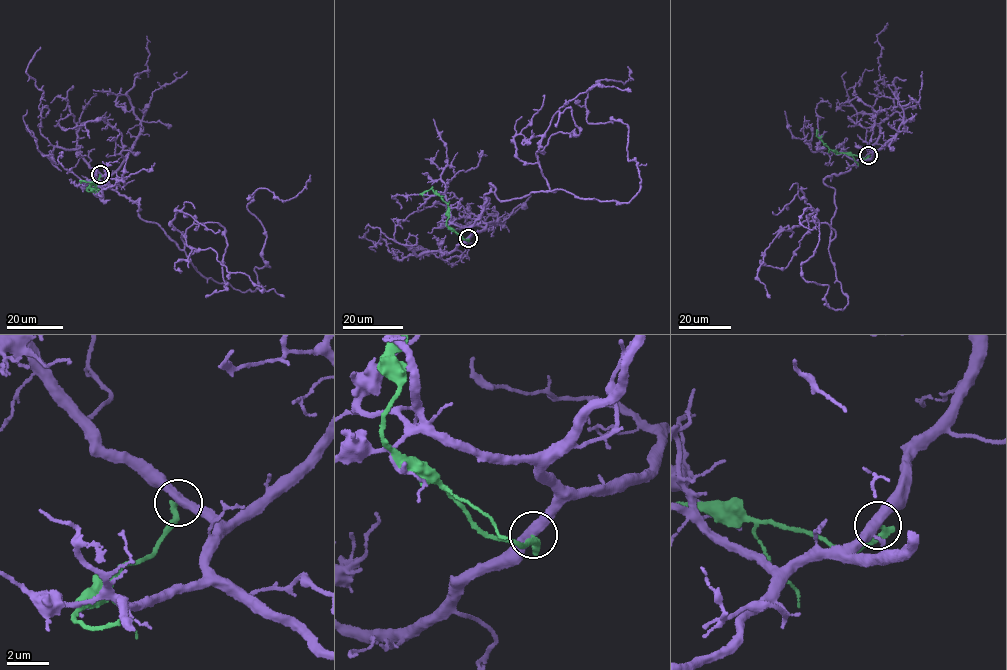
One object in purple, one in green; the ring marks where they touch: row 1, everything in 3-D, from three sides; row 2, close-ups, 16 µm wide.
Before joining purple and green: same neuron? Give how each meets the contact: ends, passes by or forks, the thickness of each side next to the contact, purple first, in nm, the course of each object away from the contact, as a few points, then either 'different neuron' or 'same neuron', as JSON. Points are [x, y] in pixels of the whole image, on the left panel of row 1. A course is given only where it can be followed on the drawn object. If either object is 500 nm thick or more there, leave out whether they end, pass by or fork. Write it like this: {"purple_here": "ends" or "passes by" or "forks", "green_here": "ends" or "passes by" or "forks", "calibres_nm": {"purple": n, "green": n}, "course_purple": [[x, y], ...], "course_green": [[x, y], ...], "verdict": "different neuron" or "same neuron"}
{"purple_here": "passes by", "green_here": "ends", "calibres_nm": {"purple": 440, "green": 320}, "course_purple": [[100, 174], [197, 270], [243, 292], [270, 267], [254, 192], [288, 200], [310, 175]], "course_green": [[100, 174], [87, 191], [95, 190], [91, 182], [79, 180]], "verdict": "different neuron"}

